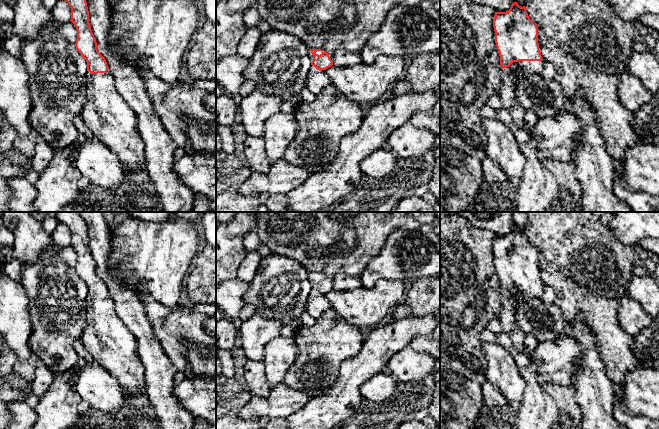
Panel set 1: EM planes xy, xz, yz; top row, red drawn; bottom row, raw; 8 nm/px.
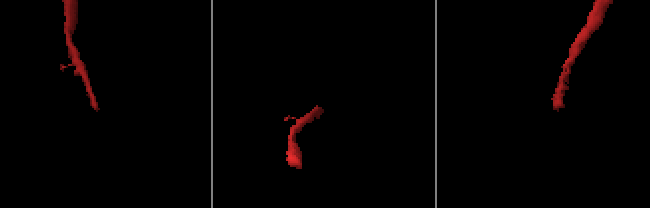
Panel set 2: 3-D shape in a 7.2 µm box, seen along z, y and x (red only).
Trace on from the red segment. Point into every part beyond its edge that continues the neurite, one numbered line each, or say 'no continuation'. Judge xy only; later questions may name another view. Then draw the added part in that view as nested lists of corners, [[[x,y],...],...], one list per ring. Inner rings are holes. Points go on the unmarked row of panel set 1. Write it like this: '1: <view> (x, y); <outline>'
1: xy (110, 343); [[[108,294],[106,297],[91,298],[87,295],[86,326],[81,340],[94,361],[104,367],[119,383],[125,387],[129,396],[145,393],[145,369],[137,353],[137,342],[117,315],[114,302]]]

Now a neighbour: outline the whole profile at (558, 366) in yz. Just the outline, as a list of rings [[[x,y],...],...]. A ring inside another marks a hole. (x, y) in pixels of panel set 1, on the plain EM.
[[[568,334],[560,336],[557,341],[539,343],[533,355],[542,362],[538,378],[543,383],[571,386],[582,370],[575,361],[582,355],[582,347]]]

